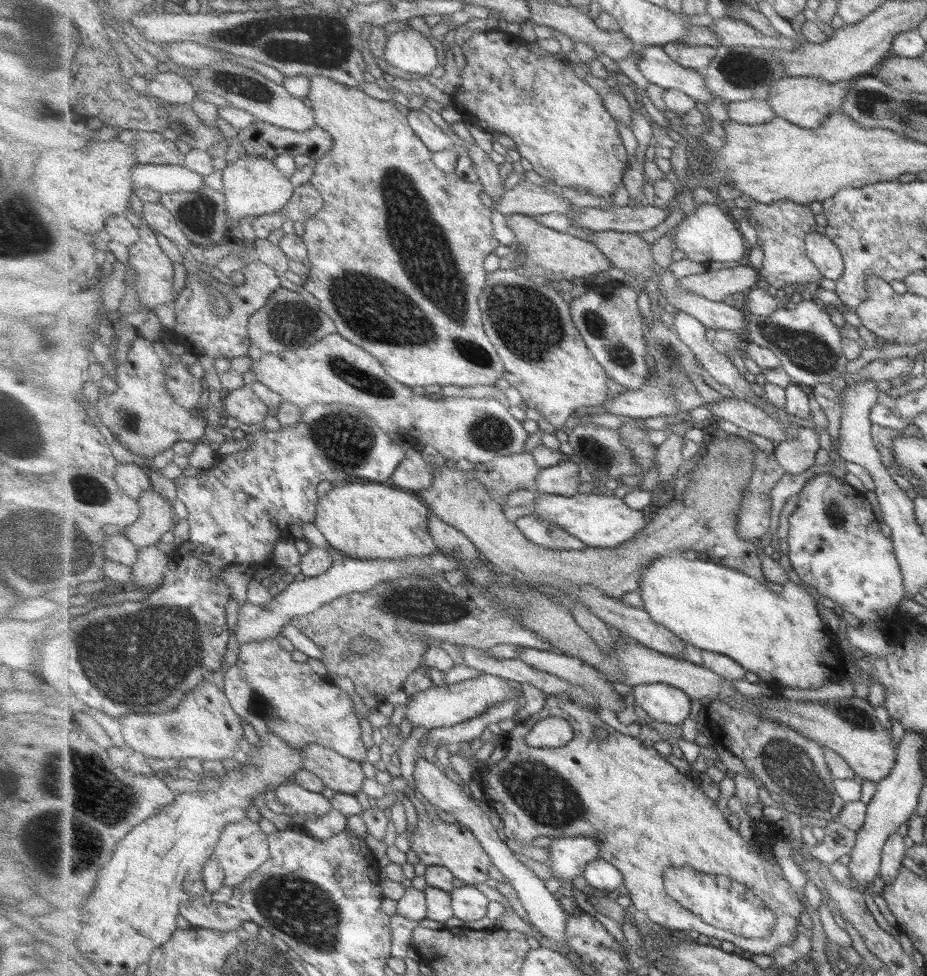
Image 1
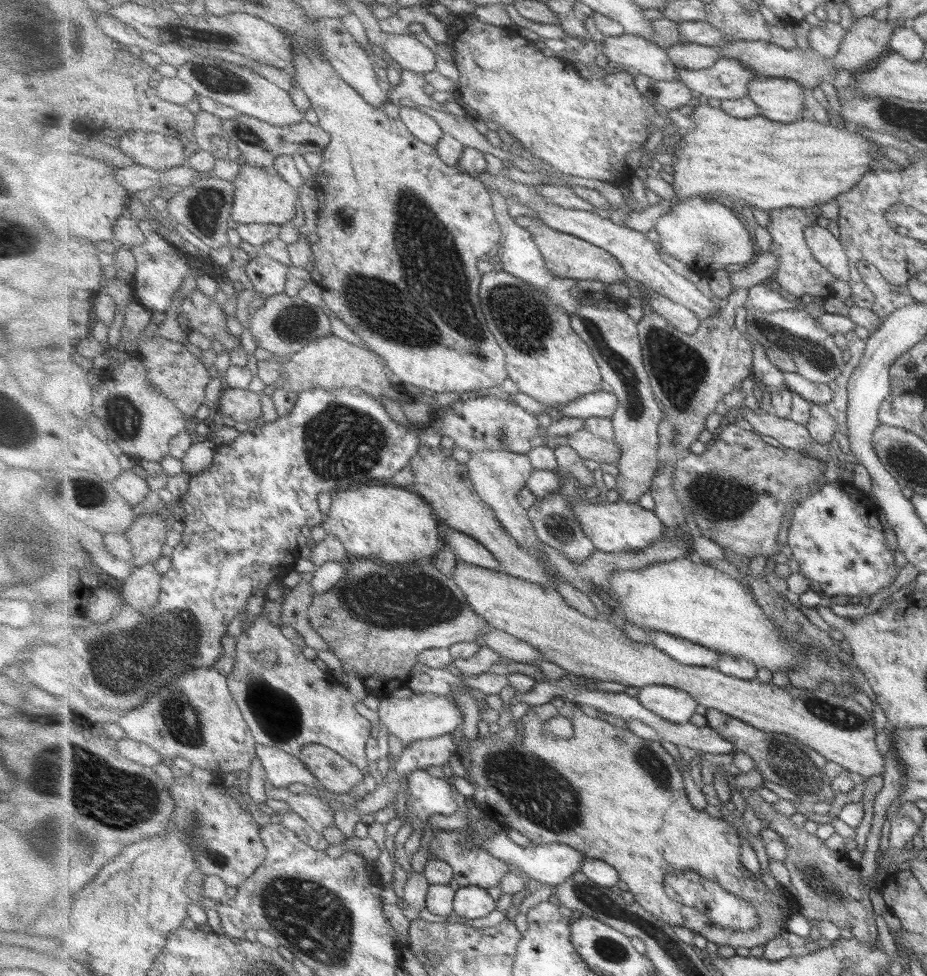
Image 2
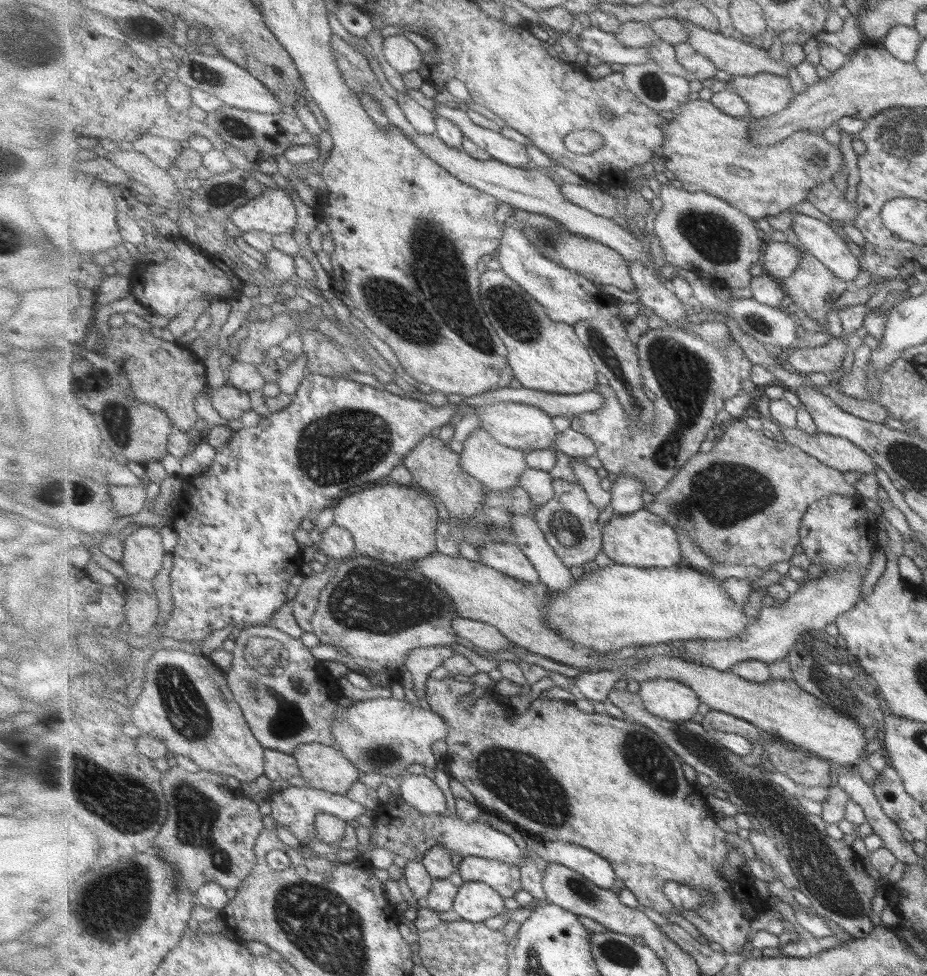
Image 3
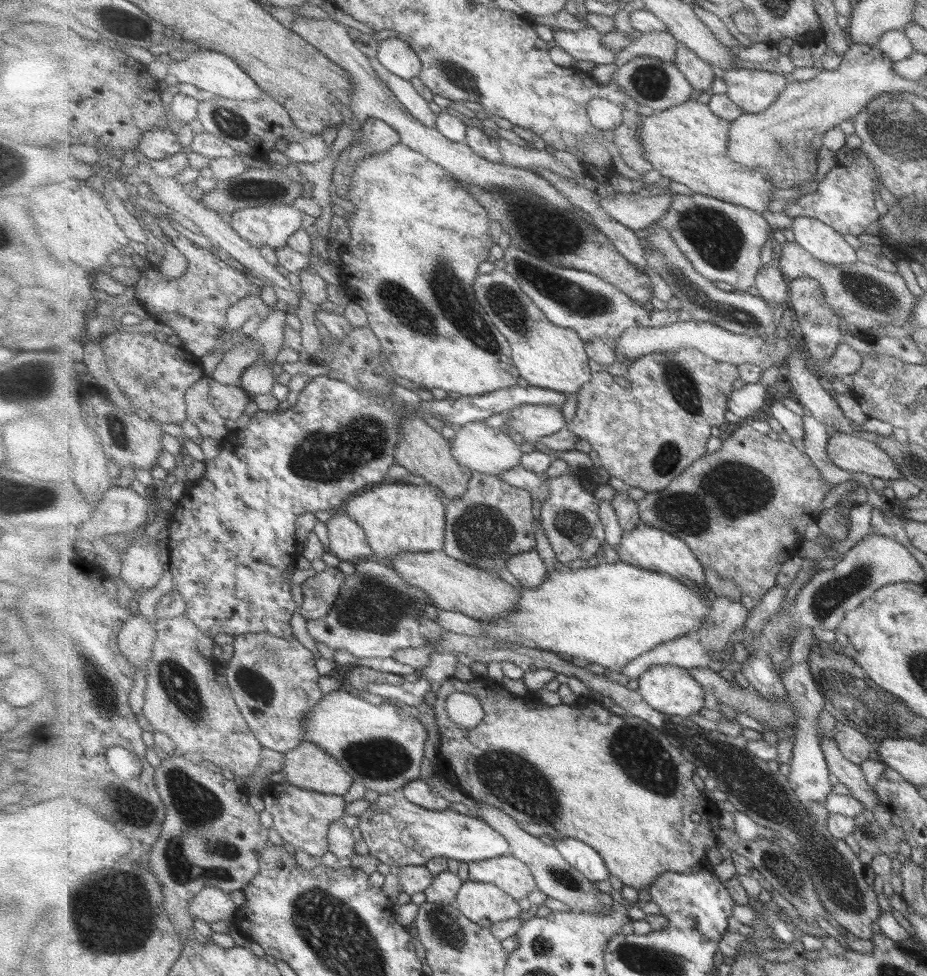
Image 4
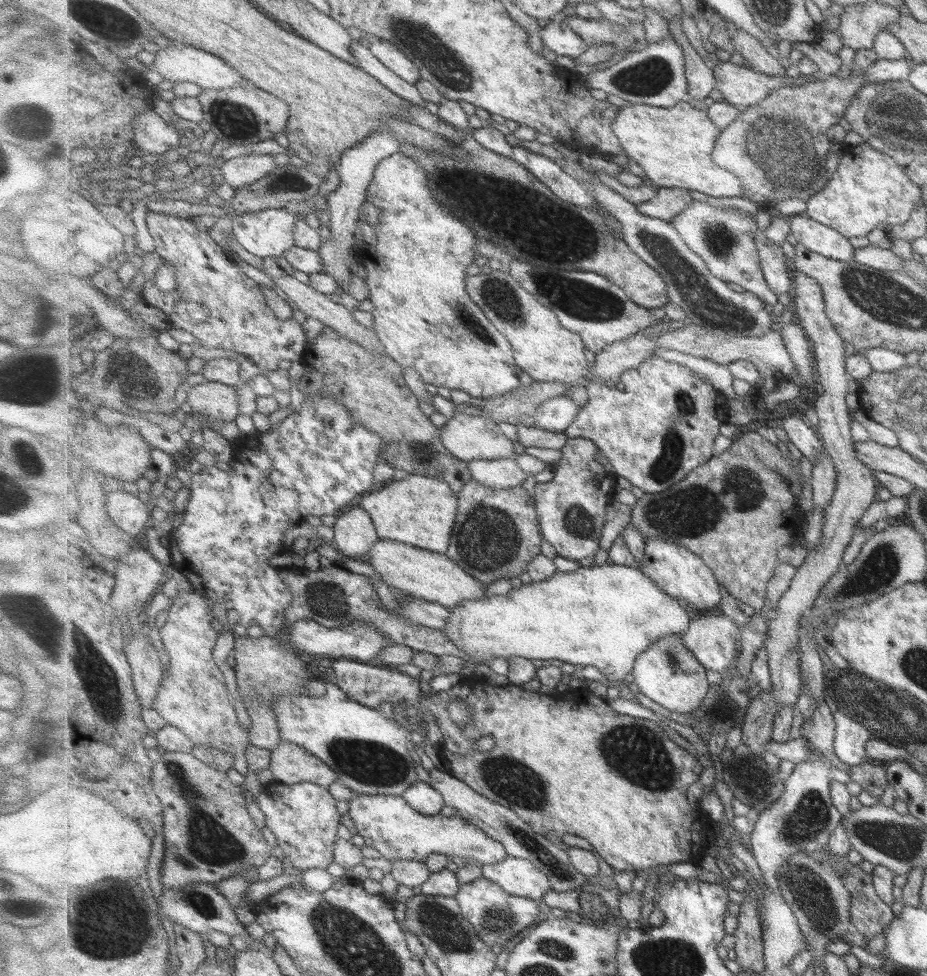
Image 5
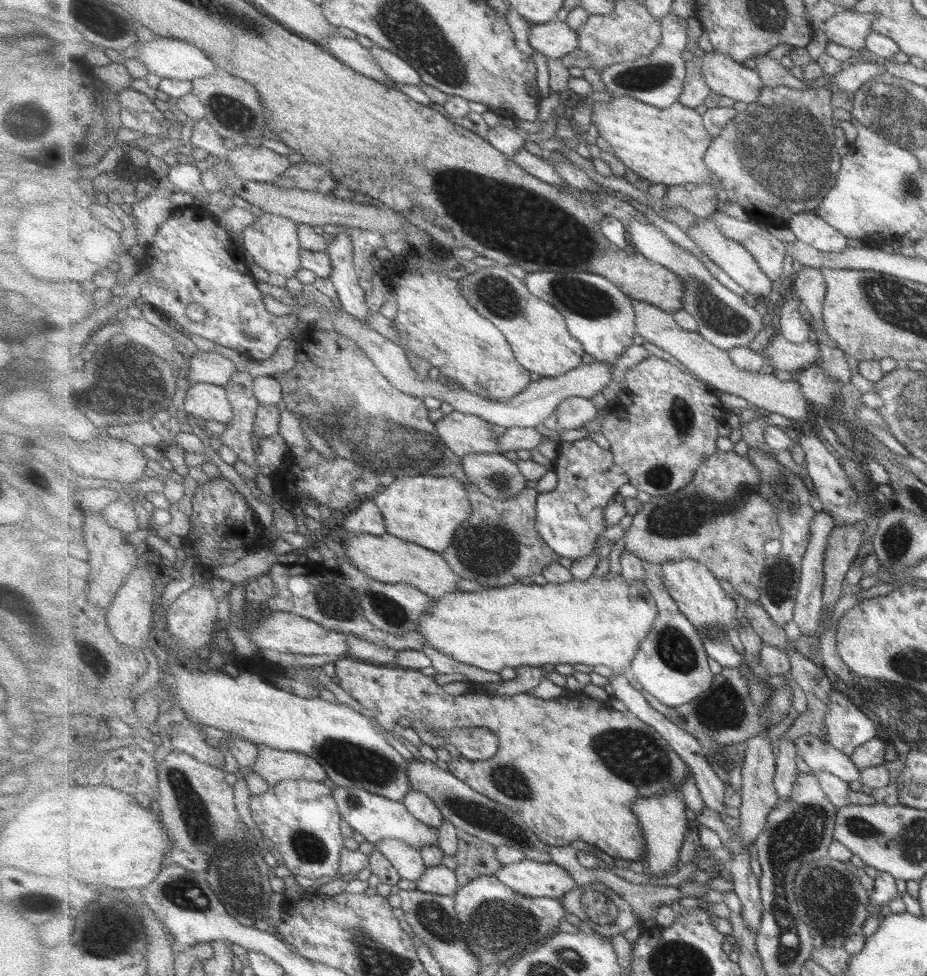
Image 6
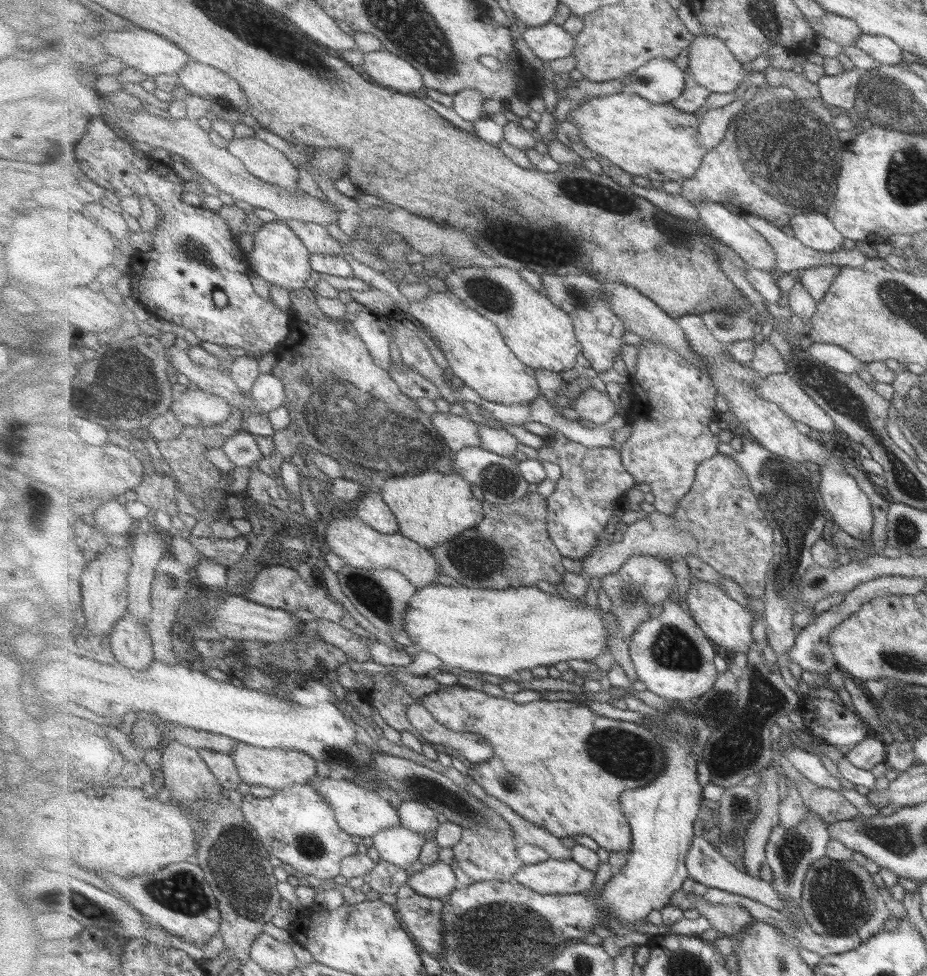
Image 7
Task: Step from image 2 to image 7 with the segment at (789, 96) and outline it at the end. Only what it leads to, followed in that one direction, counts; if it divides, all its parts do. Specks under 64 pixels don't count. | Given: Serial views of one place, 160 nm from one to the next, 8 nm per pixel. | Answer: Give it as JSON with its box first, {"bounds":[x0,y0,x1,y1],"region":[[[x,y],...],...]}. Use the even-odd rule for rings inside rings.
{"bounds":[686,35,748,95],"region":[[[698,35],[687,51],[686,70],[699,85],[710,89],[715,95],[733,93],[741,82],[748,82],[746,66],[717,36]]]}

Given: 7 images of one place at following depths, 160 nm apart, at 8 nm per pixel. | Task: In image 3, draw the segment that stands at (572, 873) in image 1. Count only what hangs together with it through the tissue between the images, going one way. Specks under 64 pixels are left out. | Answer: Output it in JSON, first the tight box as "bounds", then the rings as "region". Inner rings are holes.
{"bounds":[370,777,523,865],"region":[[[387,777],[383,783],[391,789],[390,798],[375,809],[372,816],[374,821],[373,830],[370,831],[370,838],[375,847],[387,848],[393,856],[403,856],[408,861],[416,860],[422,862],[427,851],[435,848],[438,844],[444,846],[449,852],[456,852],[463,859],[468,856],[479,856],[489,860],[503,861],[507,864],[517,865],[523,860],[521,848],[515,844],[510,833],[498,832],[495,828],[485,822],[465,822],[459,818],[459,814],[446,816],[421,816],[415,808],[399,794],[401,778]]]}

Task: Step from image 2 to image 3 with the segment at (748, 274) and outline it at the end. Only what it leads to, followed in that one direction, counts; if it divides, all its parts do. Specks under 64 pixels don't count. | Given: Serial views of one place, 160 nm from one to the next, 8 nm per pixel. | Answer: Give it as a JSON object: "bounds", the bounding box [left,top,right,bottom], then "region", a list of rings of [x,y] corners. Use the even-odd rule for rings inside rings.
{"bounds":[760,242,801,280],"region":[[[769,242],[760,260],[762,274],[769,274],[779,280],[794,275],[801,259],[800,250],[787,242]]]}

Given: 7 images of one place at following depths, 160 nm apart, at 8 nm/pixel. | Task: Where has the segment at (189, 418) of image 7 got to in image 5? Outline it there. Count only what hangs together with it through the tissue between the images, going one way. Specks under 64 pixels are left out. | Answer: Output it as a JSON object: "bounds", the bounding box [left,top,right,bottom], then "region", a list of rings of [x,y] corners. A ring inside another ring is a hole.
{"bounds":[186,381,242,421],"region":[[[205,381],[186,388],[187,403],[193,413],[203,414],[215,421],[235,421],[242,411],[236,387]]]}

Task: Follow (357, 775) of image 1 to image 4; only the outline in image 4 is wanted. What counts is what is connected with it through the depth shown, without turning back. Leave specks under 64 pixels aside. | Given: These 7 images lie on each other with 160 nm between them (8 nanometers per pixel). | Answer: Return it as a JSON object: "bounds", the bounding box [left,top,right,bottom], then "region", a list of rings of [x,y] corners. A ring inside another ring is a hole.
{"bounds":[282,742,355,794],"region":[[[303,742],[299,748],[285,753],[282,770],[287,782],[297,788],[314,792],[347,794],[355,778],[347,773],[339,761],[317,744]]]}

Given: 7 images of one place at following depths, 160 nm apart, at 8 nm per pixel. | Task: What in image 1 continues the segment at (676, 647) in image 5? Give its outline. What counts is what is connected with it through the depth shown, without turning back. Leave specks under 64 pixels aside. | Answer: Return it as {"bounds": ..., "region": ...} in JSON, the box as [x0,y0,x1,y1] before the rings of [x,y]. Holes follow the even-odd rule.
{"bounds":[633,684,693,726],"region":[[[642,684],[633,688],[635,705],[646,717],[680,726],[689,718],[693,699],[670,684]]]}

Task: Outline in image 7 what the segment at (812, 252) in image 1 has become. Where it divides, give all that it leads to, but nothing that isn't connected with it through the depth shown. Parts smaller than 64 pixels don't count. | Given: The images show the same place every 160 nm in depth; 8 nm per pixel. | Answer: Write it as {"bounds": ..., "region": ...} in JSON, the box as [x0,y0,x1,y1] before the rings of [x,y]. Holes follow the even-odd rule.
{"bounds":[789,213,846,253],"region":[[[809,213],[794,216],[789,230],[805,246],[823,253],[839,250],[846,236],[826,214]]]}

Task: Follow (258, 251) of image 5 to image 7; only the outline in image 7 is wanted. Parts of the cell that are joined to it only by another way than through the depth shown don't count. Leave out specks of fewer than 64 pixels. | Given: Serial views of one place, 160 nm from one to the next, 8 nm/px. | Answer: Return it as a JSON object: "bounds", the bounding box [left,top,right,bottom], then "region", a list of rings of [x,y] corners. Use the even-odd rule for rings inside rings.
{"bounds":[248,220,314,292],"region":[[[281,220],[265,223],[254,233],[254,247],[248,254],[251,269],[270,285],[283,287],[291,292],[307,287],[307,280],[314,271],[311,265],[311,253],[307,245],[295,234],[289,224]]]}

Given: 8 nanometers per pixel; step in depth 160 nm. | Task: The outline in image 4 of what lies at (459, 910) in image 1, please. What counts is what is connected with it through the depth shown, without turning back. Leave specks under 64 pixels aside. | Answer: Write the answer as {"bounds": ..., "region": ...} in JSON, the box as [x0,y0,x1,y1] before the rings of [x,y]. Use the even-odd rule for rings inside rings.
{"bounds":[455,881,524,928],"region":[[[465,881],[455,904],[469,920],[491,928],[497,922],[519,918],[524,910],[519,902],[497,885]]]}

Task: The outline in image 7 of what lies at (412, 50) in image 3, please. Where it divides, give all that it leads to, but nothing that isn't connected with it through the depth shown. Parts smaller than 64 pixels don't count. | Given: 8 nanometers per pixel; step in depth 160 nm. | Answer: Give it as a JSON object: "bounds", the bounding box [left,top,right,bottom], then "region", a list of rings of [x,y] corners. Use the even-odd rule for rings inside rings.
{"bounds":[360,48,426,95],"region":[[[385,48],[364,52],[363,58],[360,71],[378,85],[407,95],[426,87],[422,73],[410,61]]]}

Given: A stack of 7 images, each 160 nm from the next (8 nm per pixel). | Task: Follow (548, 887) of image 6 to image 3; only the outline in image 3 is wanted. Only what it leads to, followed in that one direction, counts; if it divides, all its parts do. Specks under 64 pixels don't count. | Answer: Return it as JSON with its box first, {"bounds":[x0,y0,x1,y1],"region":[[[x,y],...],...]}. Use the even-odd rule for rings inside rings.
{"bounds":[458,856,522,898],"region":[[[468,856],[459,863],[458,870],[463,881],[489,884],[503,898],[513,898],[522,891],[519,866],[499,859]]]}

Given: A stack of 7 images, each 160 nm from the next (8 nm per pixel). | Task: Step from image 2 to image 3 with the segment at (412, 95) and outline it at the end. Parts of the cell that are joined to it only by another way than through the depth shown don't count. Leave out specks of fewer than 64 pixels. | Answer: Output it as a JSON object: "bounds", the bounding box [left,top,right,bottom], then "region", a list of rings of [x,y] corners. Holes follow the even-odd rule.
{"bounds":[435,105,533,168],"region":[[[435,105],[435,113],[437,117],[455,121],[462,128],[464,136],[486,150],[493,159],[515,168],[533,167],[524,144],[503,136],[501,132],[495,132],[475,124],[469,118],[468,111],[463,112],[457,108]]]}

